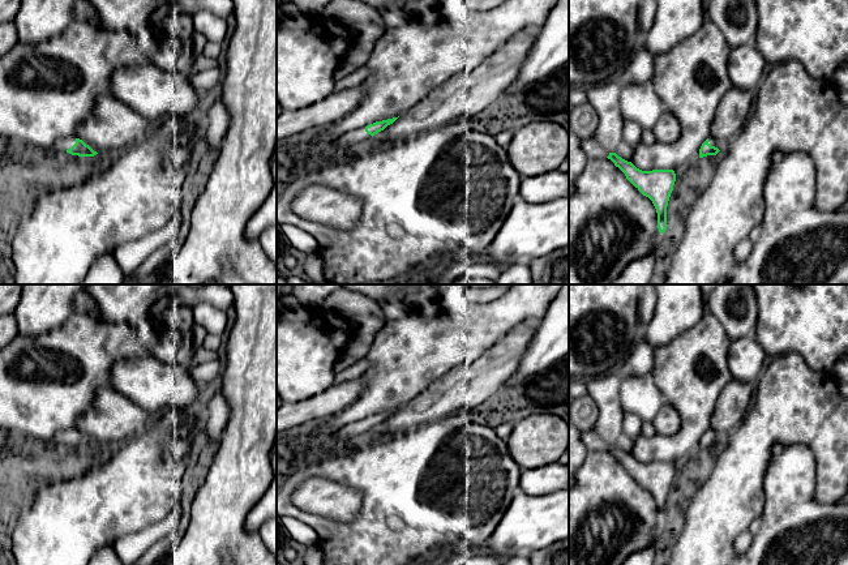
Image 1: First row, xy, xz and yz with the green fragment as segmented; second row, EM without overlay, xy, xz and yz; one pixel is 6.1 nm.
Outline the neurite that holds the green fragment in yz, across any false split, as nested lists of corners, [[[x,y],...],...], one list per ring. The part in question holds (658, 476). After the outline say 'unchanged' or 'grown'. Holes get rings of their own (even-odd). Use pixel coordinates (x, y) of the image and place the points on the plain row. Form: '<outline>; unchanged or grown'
[[[609,445],[607,449],[618,459],[626,471],[646,489],[648,489],[658,505],[658,521],[663,526],[667,522],[667,498],[676,474],[673,462],[642,463],[631,454]]]; unchanged

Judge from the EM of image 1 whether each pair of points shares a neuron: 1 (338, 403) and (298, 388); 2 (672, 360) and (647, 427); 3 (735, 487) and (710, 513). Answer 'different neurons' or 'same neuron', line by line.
1: different neurons
2: different neurons
3: same neuron

